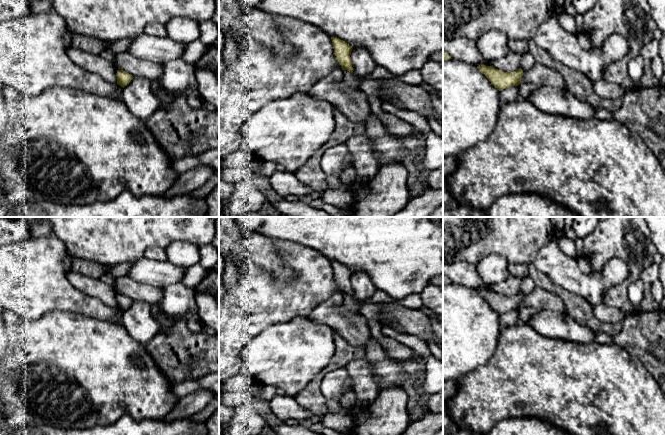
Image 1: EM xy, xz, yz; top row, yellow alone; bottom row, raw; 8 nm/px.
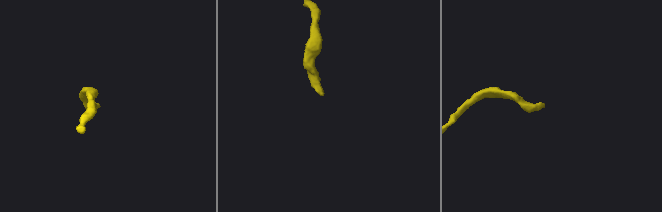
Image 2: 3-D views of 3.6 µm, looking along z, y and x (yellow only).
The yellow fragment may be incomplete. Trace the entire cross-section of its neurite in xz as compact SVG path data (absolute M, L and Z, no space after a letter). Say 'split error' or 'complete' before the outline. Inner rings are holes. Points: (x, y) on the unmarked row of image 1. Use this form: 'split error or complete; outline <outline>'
split error; outline M331 261L331 264L336 283L343 293L343 306L347 309L355 310L358 305L352 298L353 291L350 281L352 271L337 261Z

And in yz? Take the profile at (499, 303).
split error; outline M479 289L477 292L499 315L511 310L517 310L518 321L522 323L528 322L537 312L533 307L521 305L523 300L522 293L508 297L486 289Z

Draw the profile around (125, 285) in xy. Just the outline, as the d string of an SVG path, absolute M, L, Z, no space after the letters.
M128 276L117 278L113 288L117 294L123 294L133 301L142 301L150 305L157 304L164 296L164 289L139 283Z

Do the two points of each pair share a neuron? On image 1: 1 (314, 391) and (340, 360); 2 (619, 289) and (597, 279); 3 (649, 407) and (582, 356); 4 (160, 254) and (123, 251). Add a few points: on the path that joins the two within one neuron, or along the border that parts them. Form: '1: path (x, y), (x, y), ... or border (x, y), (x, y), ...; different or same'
1: path (316, 382), (318, 377), (331, 366); same
2: border (628, 269), (628, 274), (606, 292), (603, 302); different
3: path (632, 406), (599, 373); same
4: border (164, 248), (150, 246), (143, 256); different

